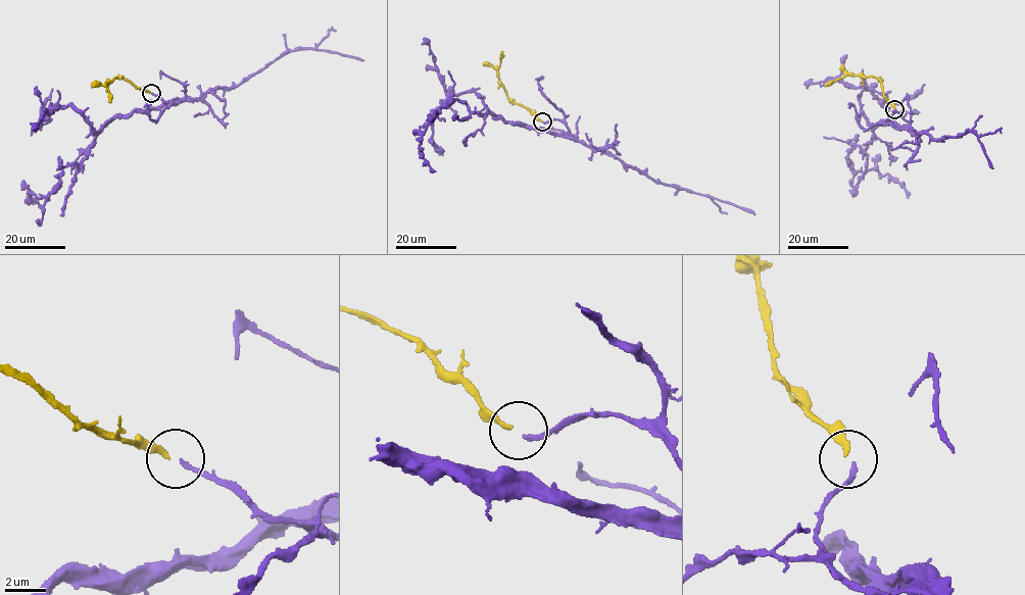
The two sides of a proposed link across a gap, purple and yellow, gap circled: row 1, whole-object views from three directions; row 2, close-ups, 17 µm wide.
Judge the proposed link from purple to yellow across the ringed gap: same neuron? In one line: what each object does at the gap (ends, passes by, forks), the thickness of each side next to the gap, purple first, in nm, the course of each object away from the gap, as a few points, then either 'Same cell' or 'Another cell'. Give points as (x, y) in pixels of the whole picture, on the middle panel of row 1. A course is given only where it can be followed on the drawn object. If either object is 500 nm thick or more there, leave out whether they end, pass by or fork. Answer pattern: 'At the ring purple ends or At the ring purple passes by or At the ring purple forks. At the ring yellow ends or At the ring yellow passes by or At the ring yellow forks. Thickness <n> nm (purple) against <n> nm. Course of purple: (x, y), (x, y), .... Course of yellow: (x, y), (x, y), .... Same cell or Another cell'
At the ring purple ends. At the ring yellow ends. Thickness 220 nm (purple) against 240 nm. Course of purple: (543, 121), (562, 120), (568, 134), (513, 125), (450, 100), (427, 126), (419, 145), (435, 171). Course of yellow: (541, 120), (506, 95), (498, 77), (501, 51). Same cell

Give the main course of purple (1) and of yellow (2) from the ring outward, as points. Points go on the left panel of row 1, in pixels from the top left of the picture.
1: (151, 93), (177, 104), (166, 101), (114, 115), (79, 164), (62, 168), (54, 191), (28, 197), (44, 209)
2: (150, 93), (115, 77), (106, 84), (110, 102)

